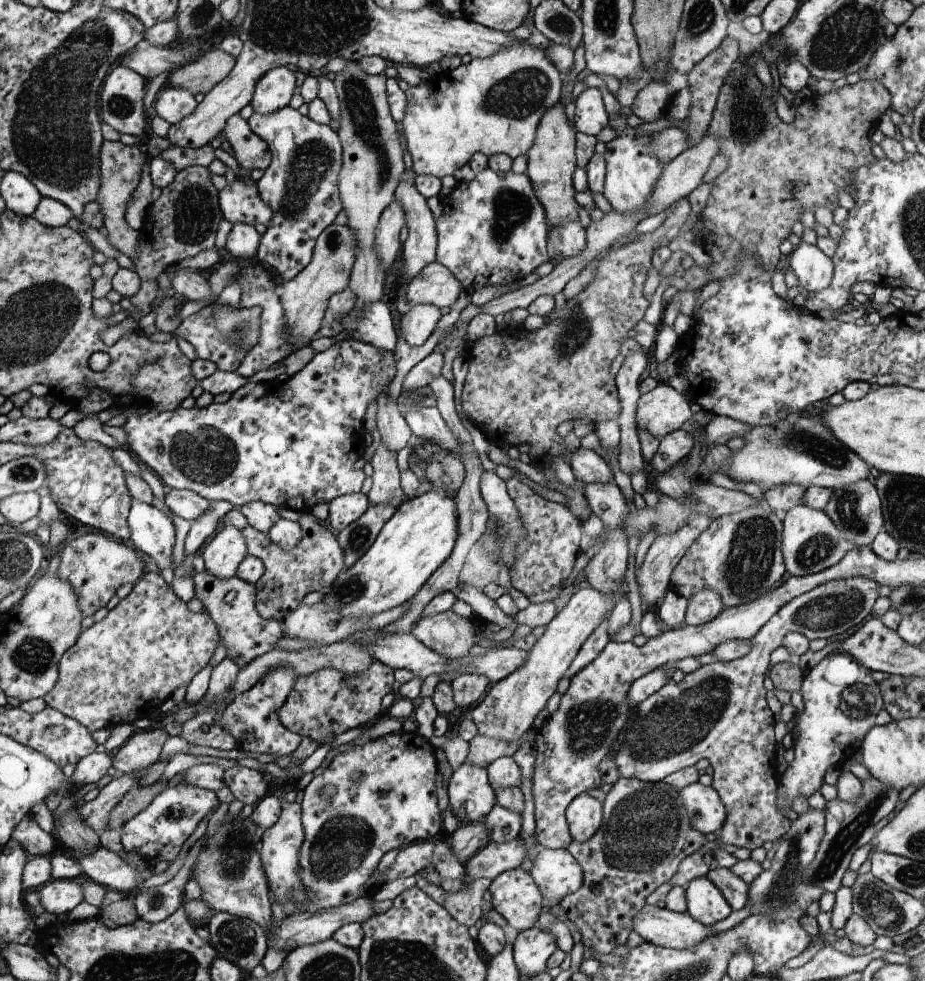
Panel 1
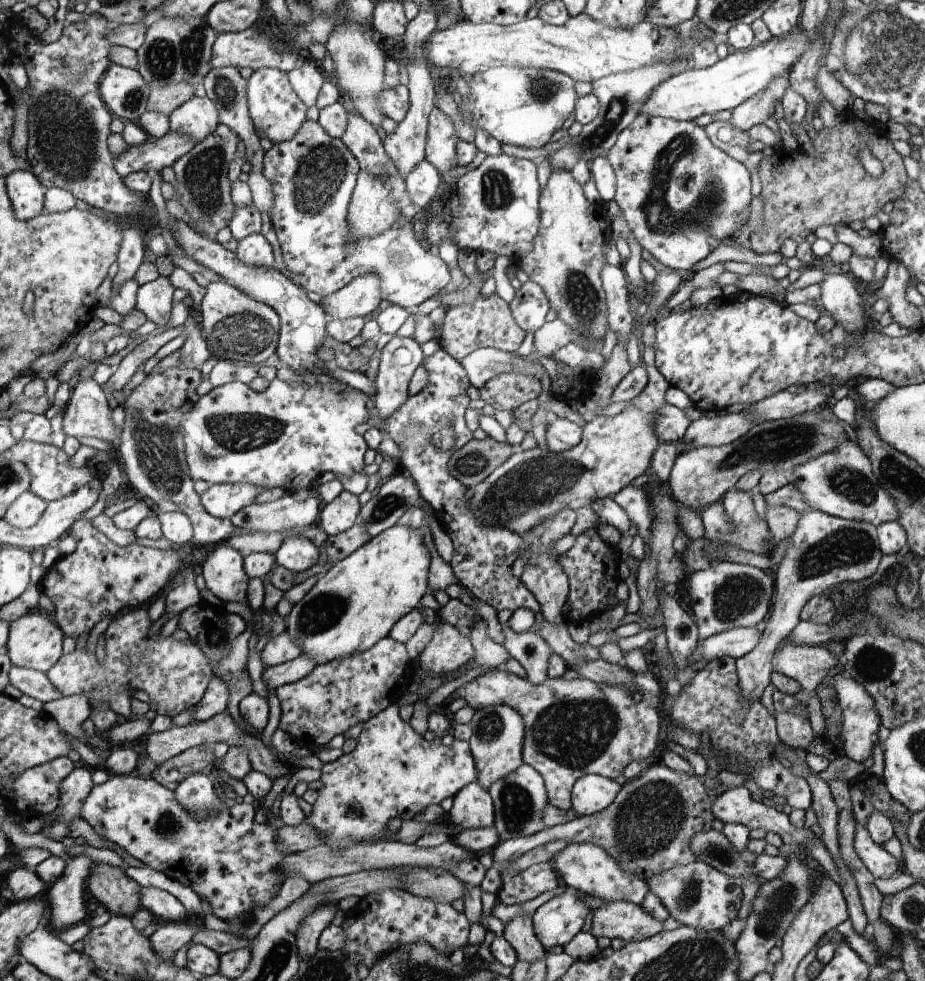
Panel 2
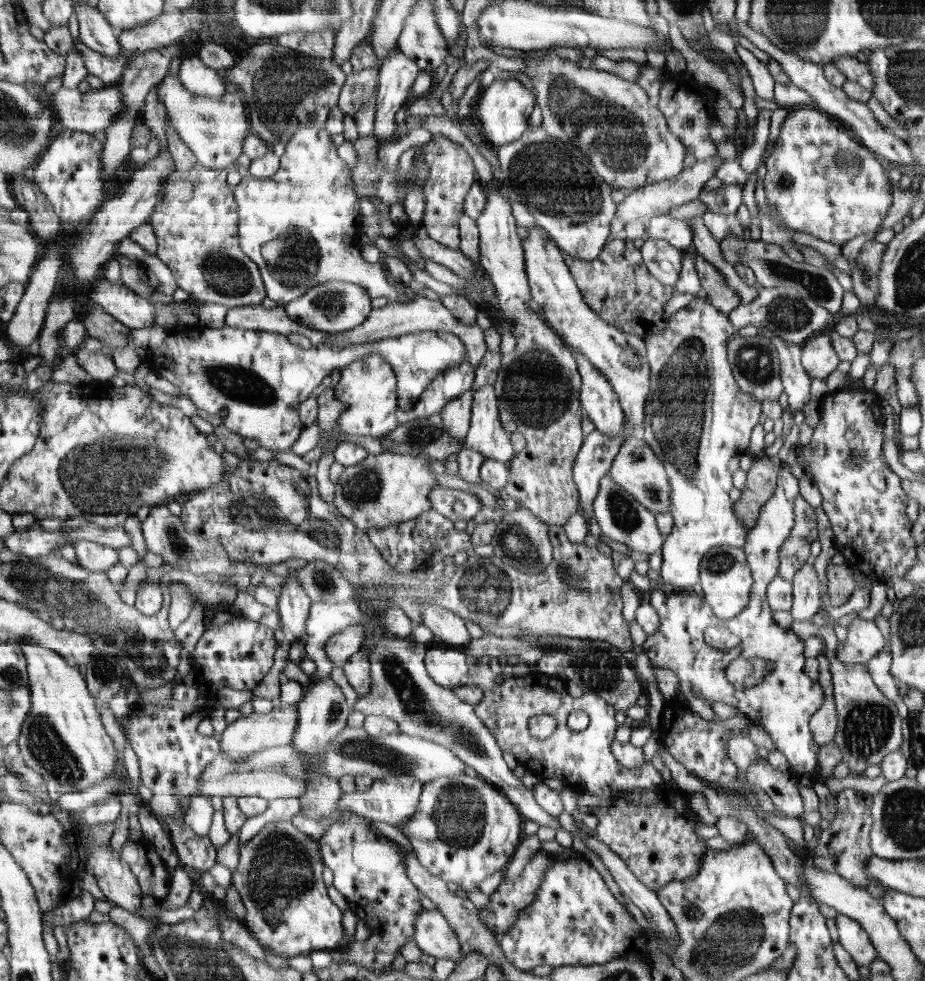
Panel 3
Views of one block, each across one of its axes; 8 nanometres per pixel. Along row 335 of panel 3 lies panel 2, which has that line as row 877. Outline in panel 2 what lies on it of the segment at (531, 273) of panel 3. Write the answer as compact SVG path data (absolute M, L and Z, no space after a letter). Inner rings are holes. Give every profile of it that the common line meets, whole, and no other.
M582 843L566 846L566 850L558 852L558 856L554 856L551 863L560 878L561 885L582 890L586 895L605 900L606 903L626 901L640 905L650 892L650 886L642 878L622 870L620 862L616 862L610 854L606 854L604 848L596 844Z

